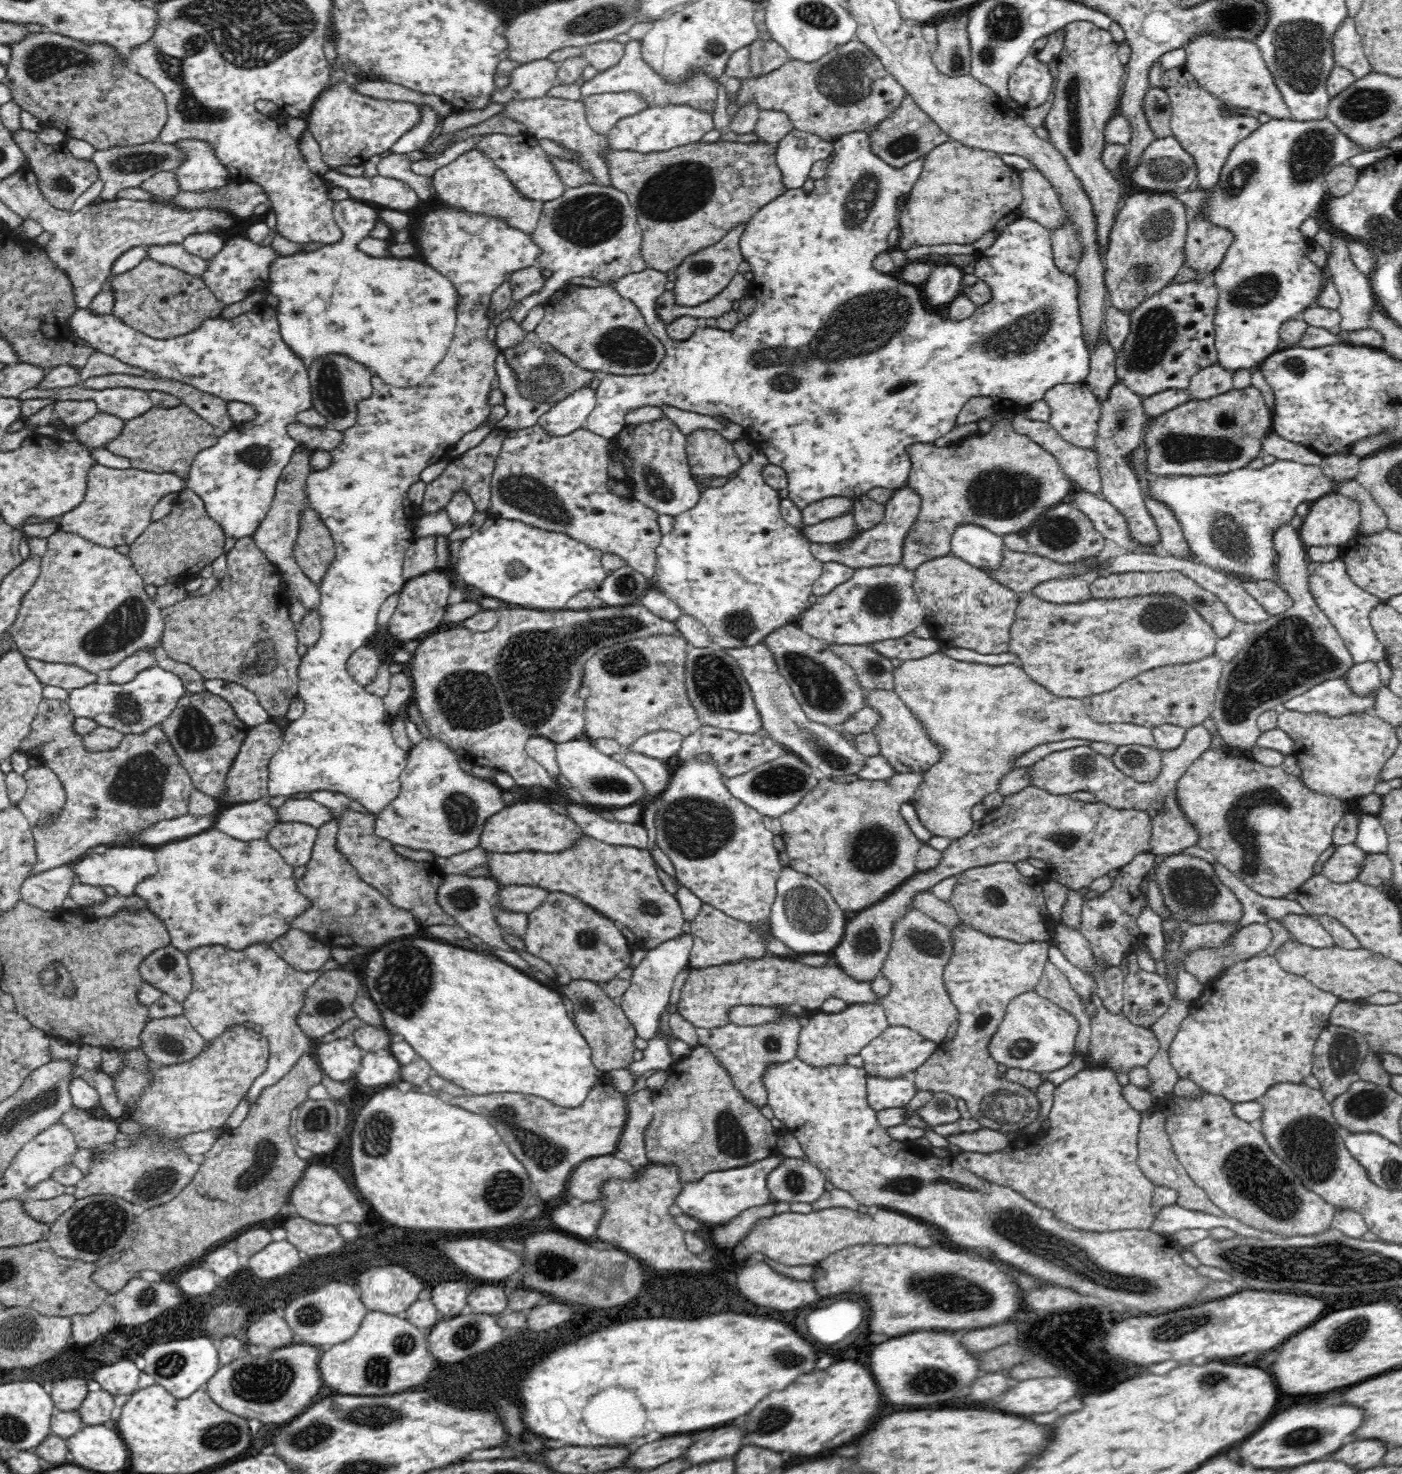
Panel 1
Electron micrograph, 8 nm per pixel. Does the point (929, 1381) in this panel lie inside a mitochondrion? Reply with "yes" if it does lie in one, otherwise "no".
yes

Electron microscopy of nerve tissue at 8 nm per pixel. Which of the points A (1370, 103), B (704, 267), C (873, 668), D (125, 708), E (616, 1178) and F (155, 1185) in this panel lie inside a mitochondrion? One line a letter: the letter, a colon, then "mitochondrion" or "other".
A: mitochondrion
B: mitochondrion
C: mitochondrion
D: mitochondrion
E: other
F: mitochondrion

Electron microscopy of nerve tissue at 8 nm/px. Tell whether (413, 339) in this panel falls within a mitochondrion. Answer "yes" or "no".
no

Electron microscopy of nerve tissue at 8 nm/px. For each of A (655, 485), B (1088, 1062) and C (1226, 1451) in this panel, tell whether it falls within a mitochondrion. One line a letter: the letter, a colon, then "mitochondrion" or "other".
A: mitochondrion
B: other
C: other

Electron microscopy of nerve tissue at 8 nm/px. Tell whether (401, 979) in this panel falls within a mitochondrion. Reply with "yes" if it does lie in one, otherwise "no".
yes

